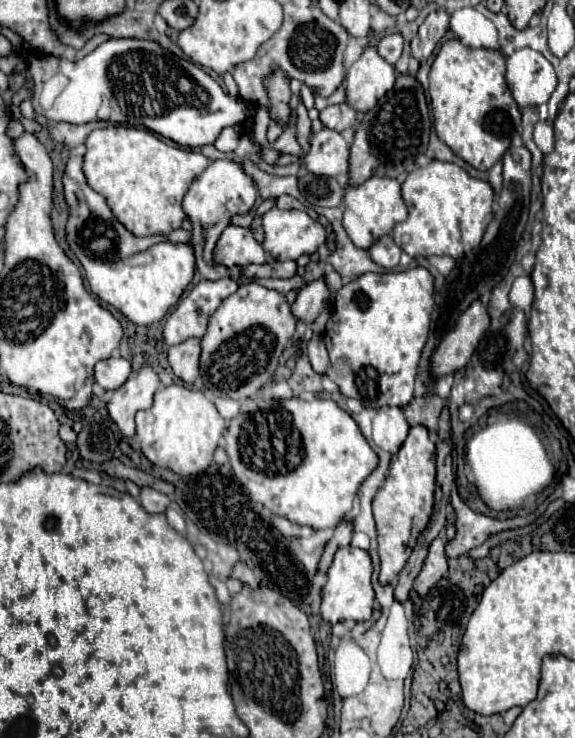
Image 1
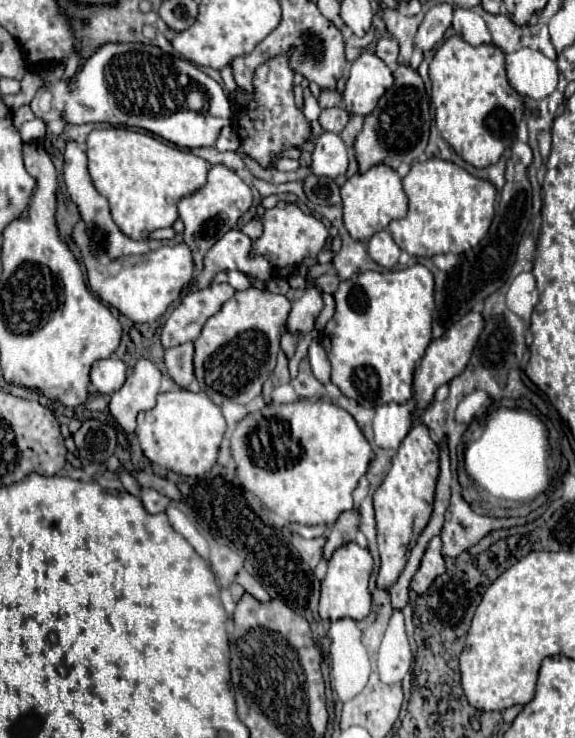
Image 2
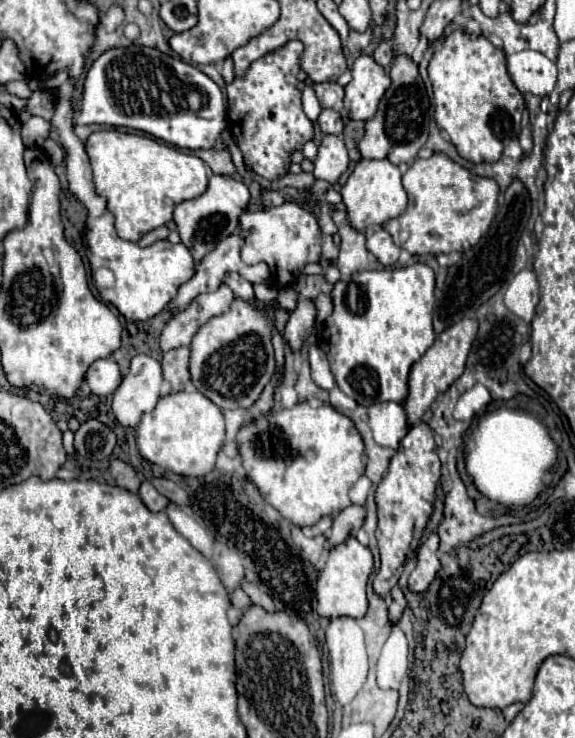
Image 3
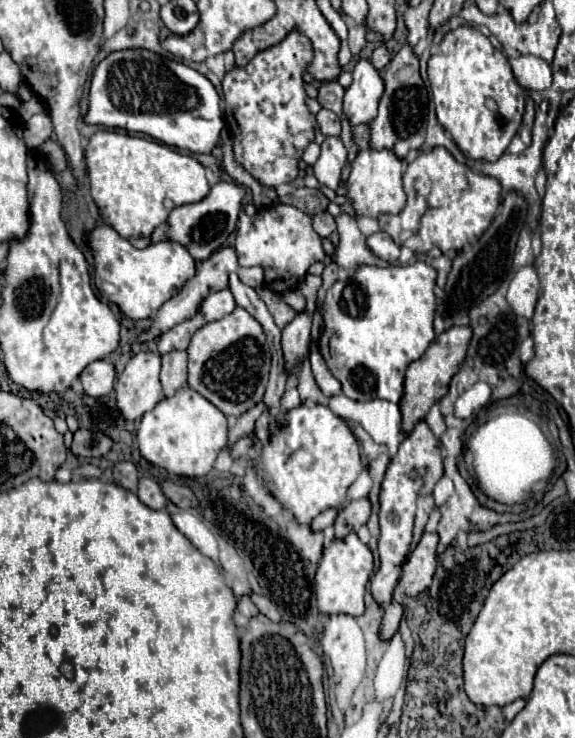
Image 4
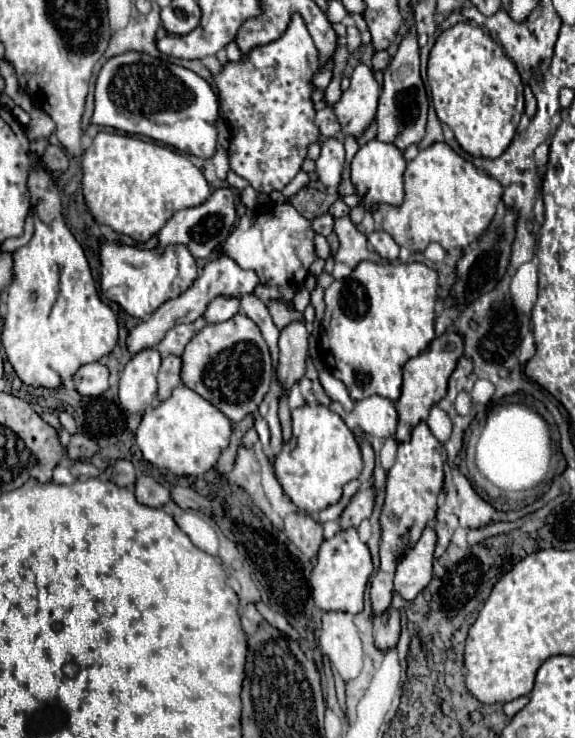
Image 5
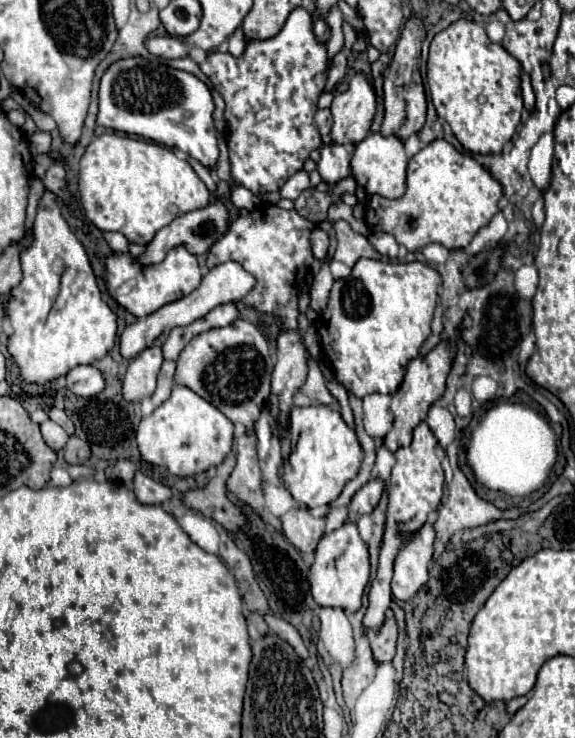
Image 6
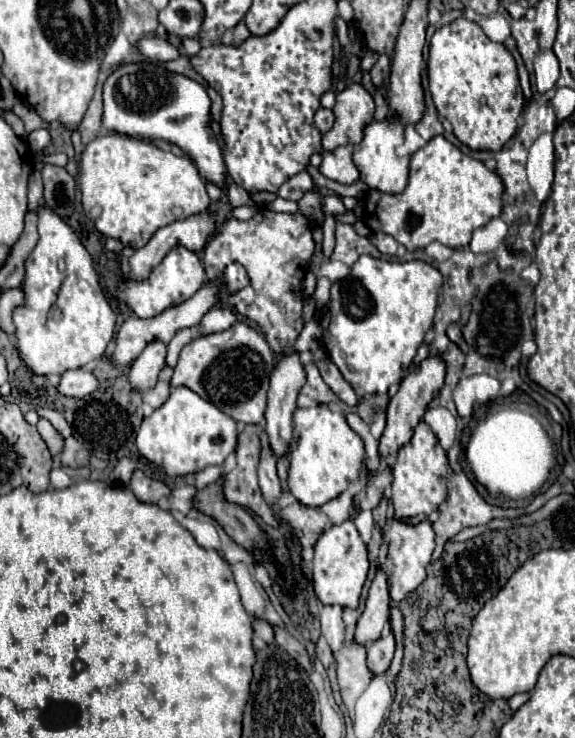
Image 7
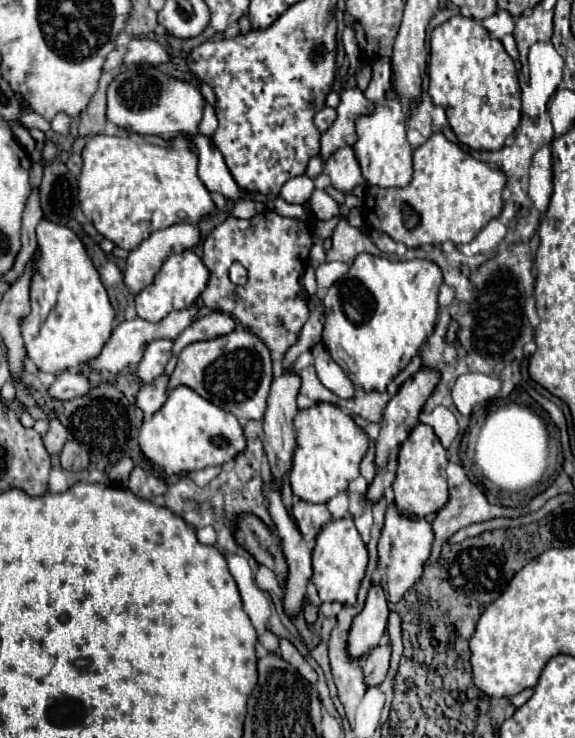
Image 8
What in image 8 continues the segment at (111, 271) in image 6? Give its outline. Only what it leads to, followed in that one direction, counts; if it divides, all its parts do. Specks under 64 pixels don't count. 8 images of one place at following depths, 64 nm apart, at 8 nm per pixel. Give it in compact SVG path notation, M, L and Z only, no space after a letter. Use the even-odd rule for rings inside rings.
M184 250L182 254L174 254L166 258L154 282L136 296L138 316L148 322L158 322L166 318L166 314L170 314L172 310L184 310L184 308L194 306L200 294L204 292L208 278L210 278L210 272L206 270L202 258L194 250Z

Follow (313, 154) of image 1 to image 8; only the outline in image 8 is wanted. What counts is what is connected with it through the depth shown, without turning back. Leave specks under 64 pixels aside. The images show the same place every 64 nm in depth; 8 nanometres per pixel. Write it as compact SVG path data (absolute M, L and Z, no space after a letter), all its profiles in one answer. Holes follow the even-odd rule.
M344 146L336 154L330 156L324 162L324 172L332 178L332 186L344 194L350 194L354 186L360 186L366 182L358 166L354 148L350 146Z

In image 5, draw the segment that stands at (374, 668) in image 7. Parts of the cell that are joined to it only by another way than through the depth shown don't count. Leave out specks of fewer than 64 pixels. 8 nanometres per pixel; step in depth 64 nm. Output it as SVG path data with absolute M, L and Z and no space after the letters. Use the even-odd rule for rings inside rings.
M386 610L382 616L378 616L378 620L374 620L374 644L378 650L392 650L398 642L400 636L400 614L398 610Z

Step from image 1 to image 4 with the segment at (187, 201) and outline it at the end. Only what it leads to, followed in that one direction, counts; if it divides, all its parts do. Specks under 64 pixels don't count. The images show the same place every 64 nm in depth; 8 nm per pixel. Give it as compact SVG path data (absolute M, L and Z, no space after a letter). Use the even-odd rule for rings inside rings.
M216 182L210 188L210 194L196 202L196 204L186 204L186 206L178 206L170 212L168 218L168 240L174 240L182 246L188 248L188 252L192 254L192 258L196 260L206 260L210 254L214 254L216 250L220 250L222 246L226 246L236 230L236 220L238 220L238 212L242 206L242 198L244 198L244 190L234 184L234 182Z

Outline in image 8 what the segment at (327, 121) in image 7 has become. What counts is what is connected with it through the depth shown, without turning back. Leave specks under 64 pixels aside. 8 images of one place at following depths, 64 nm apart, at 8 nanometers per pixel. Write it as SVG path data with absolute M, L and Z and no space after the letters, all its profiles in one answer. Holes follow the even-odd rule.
M322 108L318 114L316 114L316 118L314 118L314 122L316 122L316 128L324 134L330 126L332 126L332 122L336 120L336 110L334 108Z

